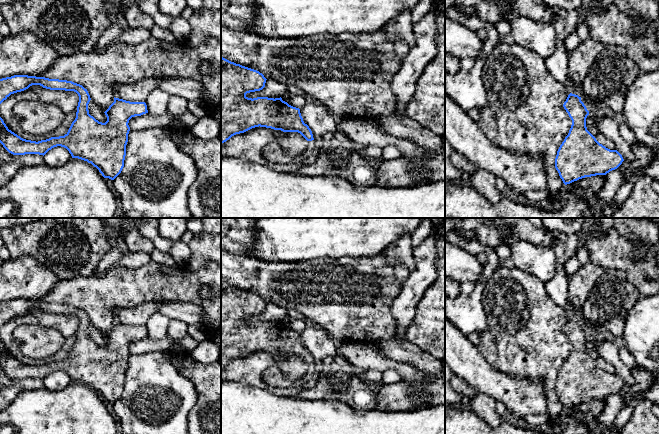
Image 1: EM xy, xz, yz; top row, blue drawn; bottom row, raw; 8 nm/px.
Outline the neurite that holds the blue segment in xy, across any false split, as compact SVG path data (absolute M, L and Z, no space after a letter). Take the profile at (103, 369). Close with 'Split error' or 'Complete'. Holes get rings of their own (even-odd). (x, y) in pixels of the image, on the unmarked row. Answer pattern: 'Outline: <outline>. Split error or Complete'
Outline: M14 299L0 303L0 328L11 318L24 315L32 309L50 314L74 315L79 320L76 342L64 360L41 365L26 364L8 353L0 341L0 367L13 379L45 379L54 371L66 372L72 382L78 382L96 391L104 402L114 404L124 391L129 344L148 337L145 326L130 326L115 322L104 336L107 345L99 346L89 338L90 319L82 309L67 304L28 299Z. Complete

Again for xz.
Outline: M221 281L221 368L232 360L255 351L266 351L283 356L298 356L307 365L314 364L311 353L304 347L300 333L289 329L282 322L248 322L247 317L260 315L266 302L257 294L242 290Z. Complete

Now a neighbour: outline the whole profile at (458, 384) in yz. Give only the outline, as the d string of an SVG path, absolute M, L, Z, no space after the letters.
M453 375L451 377L450 385L455 392L459 393L461 396L468 397L469 399L478 393L477 389L475 389L472 385L467 384L457 375Z

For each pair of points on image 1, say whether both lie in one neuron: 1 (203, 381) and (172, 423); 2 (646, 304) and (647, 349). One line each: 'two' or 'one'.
1: two
2: one

